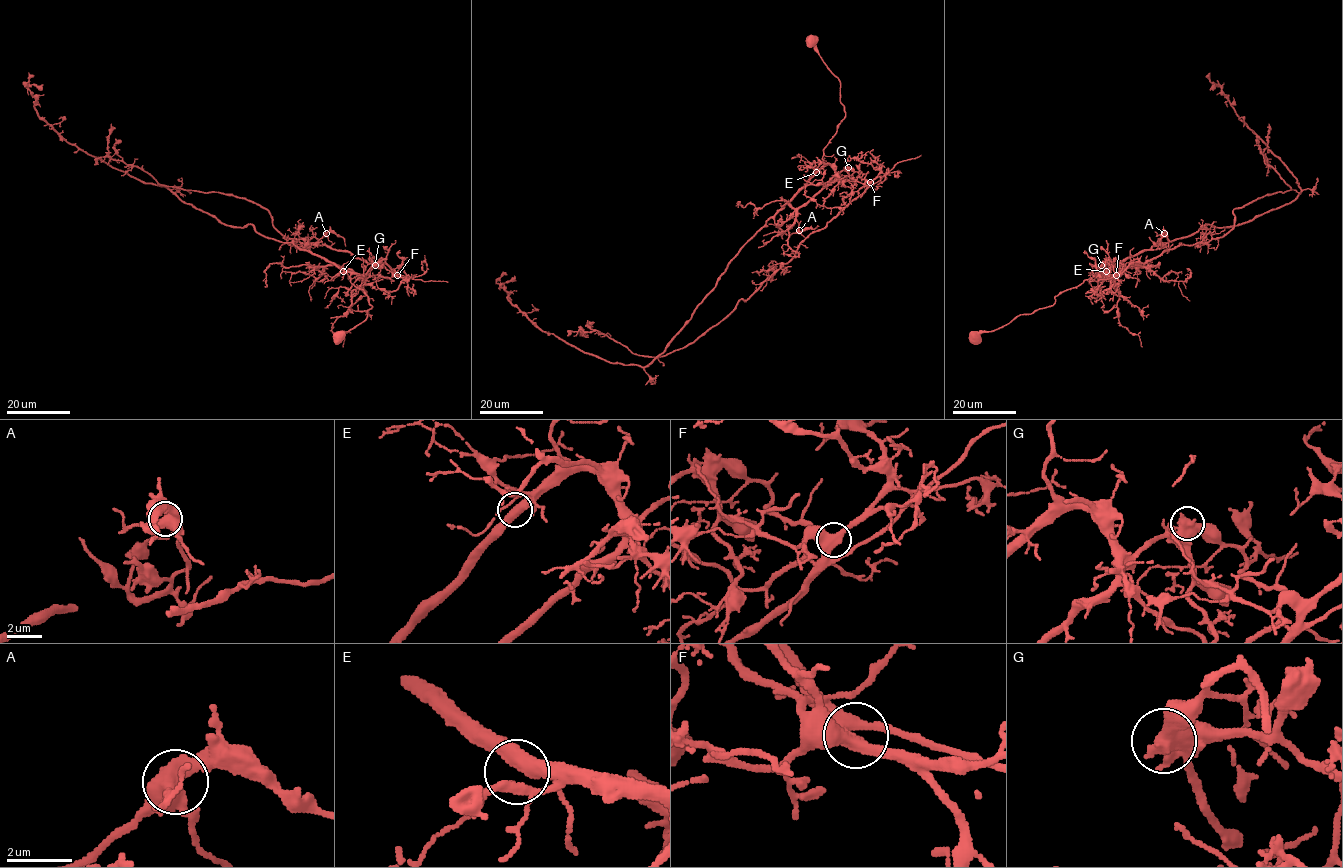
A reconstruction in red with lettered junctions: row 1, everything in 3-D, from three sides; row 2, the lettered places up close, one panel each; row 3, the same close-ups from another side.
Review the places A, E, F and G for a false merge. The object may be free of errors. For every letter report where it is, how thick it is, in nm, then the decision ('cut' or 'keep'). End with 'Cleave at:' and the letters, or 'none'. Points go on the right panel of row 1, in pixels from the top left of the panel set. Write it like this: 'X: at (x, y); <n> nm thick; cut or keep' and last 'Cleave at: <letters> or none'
A: at (1164, 233); 480 nm thick; keep
E: at (1106, 271); 480 nm thick; keep
F: at (1116, 275); 440 nm thick; keep
G: at (1101, 265); 550 nm thick; cut
Cleave at: G

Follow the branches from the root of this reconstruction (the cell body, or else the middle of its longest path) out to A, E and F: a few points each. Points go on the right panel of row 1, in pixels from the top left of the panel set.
A: (974, 336), (1052, 306), (1059, 293), (1126, 259), (1162, 248), (1168, 242), (1164, 233)
E: (974, 336), (975, 333), (1003, 327), (1021, 314), (1050, 307), (1059, 293), (1106, 271)
F: (974, 336), (1052, 306), (1059, 293), (1096, 274), (1106, 276), (1104, 262), (1107, 258), (1116, 275)

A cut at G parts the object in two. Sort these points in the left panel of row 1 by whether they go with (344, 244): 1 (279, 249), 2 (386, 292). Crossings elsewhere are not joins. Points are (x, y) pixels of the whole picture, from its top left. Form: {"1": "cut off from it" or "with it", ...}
{"1": "cut off from it", "2": "cut off from it"}

